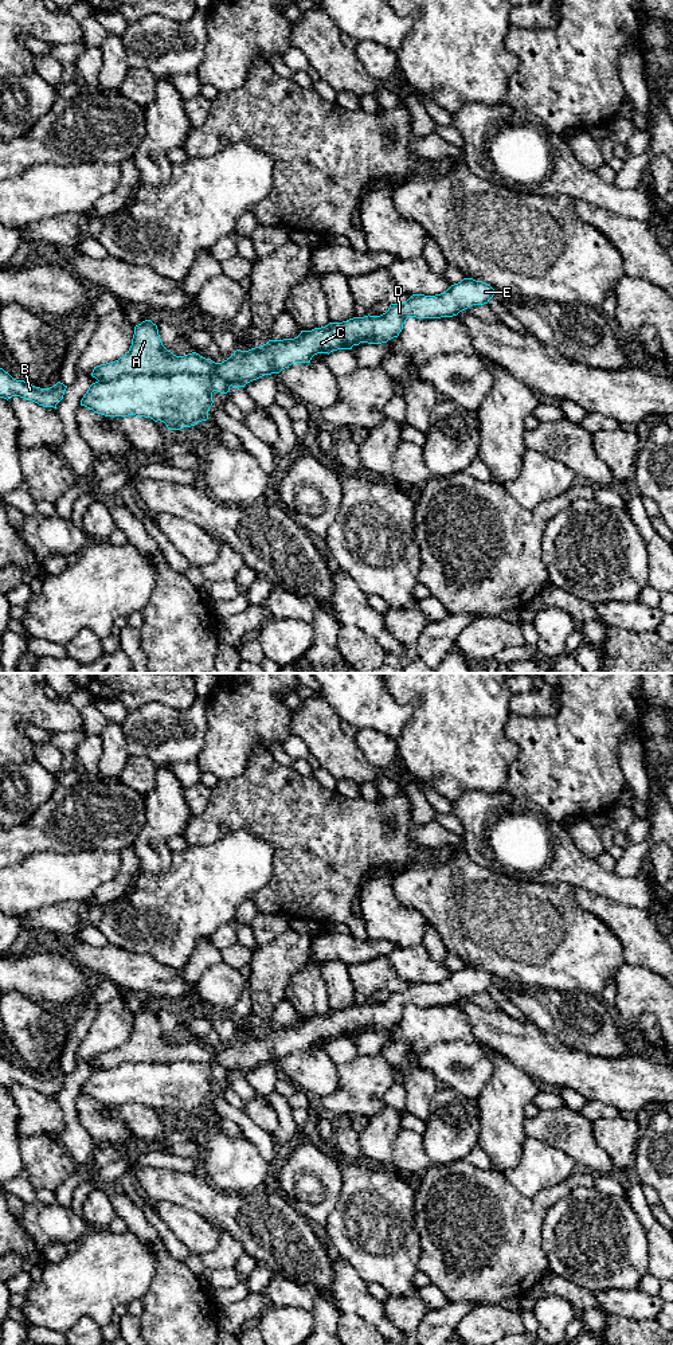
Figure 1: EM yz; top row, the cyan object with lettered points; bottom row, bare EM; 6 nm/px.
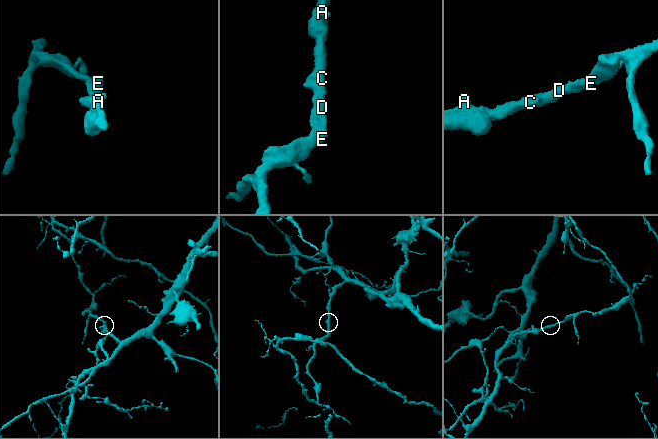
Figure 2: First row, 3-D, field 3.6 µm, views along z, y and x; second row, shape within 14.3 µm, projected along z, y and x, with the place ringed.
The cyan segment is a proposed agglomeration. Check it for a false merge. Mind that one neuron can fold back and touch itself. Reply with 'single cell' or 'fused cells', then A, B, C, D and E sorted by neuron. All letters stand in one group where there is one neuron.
fused cells; A B / C D E

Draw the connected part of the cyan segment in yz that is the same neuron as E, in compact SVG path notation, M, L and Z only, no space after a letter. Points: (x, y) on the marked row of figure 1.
M463 278L435 296L412 294L406 302L391 304L380 316L353 317L301 331L294 339L269 340L249 351L236 349L227 360L216 363L216 374L232 387L265 375L279 374L294 363L310 363L317 353L352 349L360 343L382 344L398 337L408 317L453 317L473 306L488 304L497 292L482 281Z

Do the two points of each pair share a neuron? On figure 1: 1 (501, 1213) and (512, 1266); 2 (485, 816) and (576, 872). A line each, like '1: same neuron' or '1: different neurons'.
1: same neuron
2: same neuron

